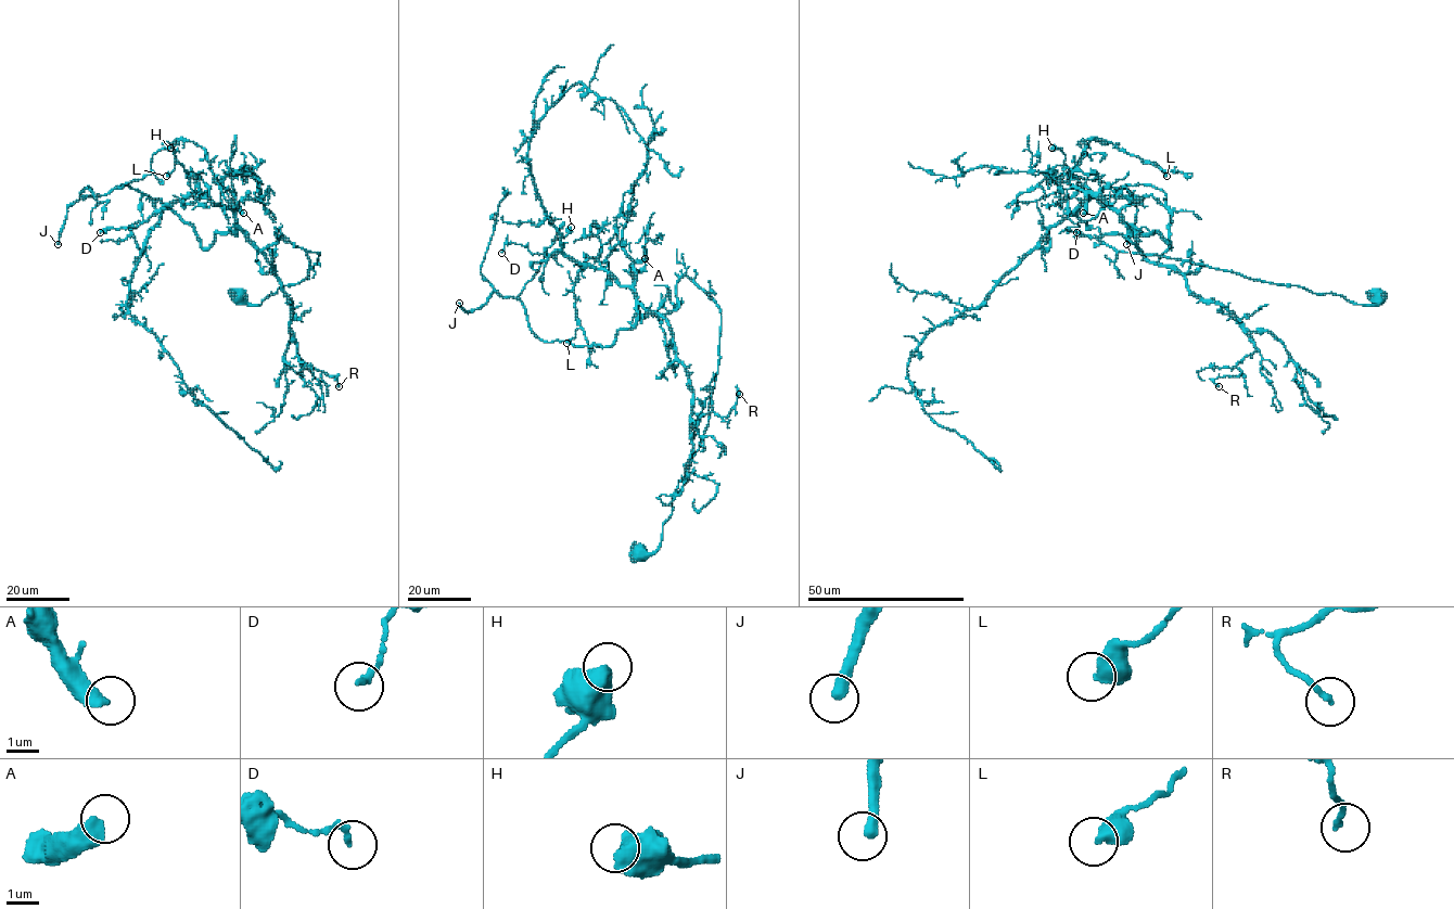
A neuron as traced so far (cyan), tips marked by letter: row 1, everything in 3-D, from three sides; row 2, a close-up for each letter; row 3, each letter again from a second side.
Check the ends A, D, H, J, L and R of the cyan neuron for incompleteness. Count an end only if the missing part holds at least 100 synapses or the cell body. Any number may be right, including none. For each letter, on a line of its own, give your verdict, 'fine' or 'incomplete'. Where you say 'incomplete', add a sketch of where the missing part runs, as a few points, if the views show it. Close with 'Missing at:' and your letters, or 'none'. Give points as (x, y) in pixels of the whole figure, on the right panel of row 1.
A: incomplete; missing branch runs (1083, 213), (1085, 279), (1062, 303), (1062, 317), (1071, 325), (1150, 346), (1172, 346), (1178, 329), (1175, 323)
D: fine
H: fine
J: incomplete; missing branch runs (1126, 244), (1113, 271), (1125, 296), (1136, 305), (1173, 303), (1145, 383), (1098, 399)
L: fine
R: fine
Missing at: A, J

